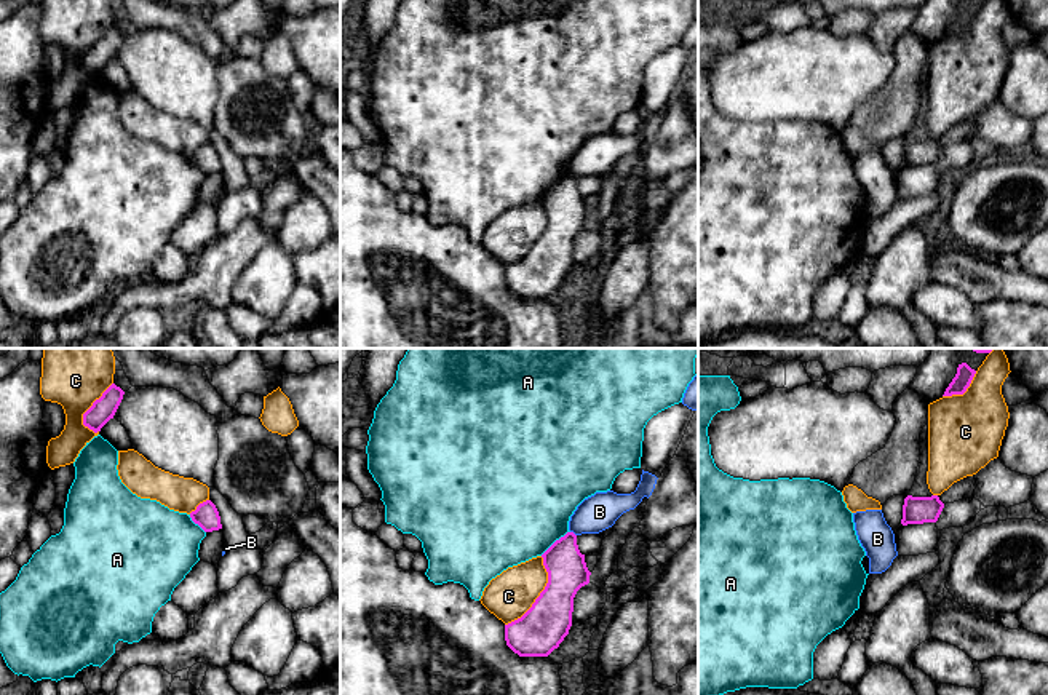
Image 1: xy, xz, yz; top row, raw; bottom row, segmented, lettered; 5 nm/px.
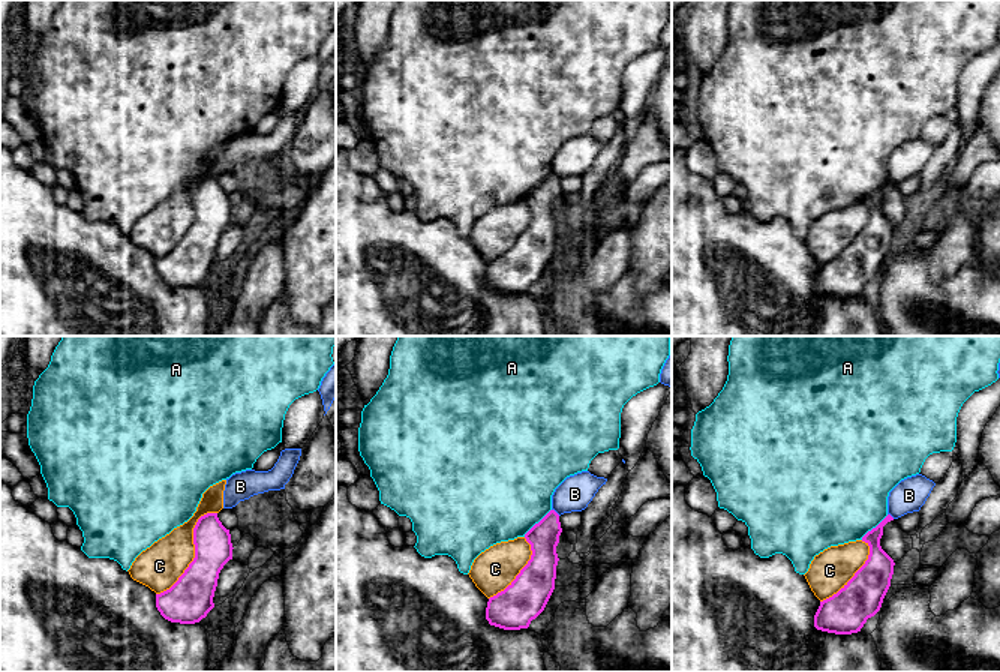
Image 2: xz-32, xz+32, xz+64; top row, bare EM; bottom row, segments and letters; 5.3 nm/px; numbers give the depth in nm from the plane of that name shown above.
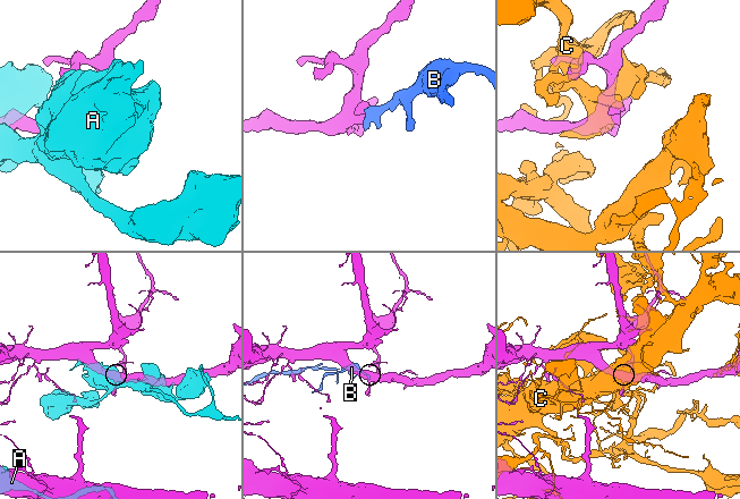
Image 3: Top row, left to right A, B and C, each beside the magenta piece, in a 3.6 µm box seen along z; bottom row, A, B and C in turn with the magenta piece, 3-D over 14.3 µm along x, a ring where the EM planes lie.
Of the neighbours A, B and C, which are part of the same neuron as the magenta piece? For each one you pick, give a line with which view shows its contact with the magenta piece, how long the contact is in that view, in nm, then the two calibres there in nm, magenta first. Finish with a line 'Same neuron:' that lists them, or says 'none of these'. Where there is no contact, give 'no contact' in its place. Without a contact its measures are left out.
Same neuron: none of these

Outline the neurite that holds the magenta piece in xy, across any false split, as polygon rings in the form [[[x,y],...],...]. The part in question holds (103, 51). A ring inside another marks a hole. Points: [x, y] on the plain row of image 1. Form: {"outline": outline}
{"outline": [[[112,26],[99,42],[93,45],[93,48],[83,56],[83,67],[93,72],[94,75],[101,73],[101,70],[113,61],[125,34]]]}

